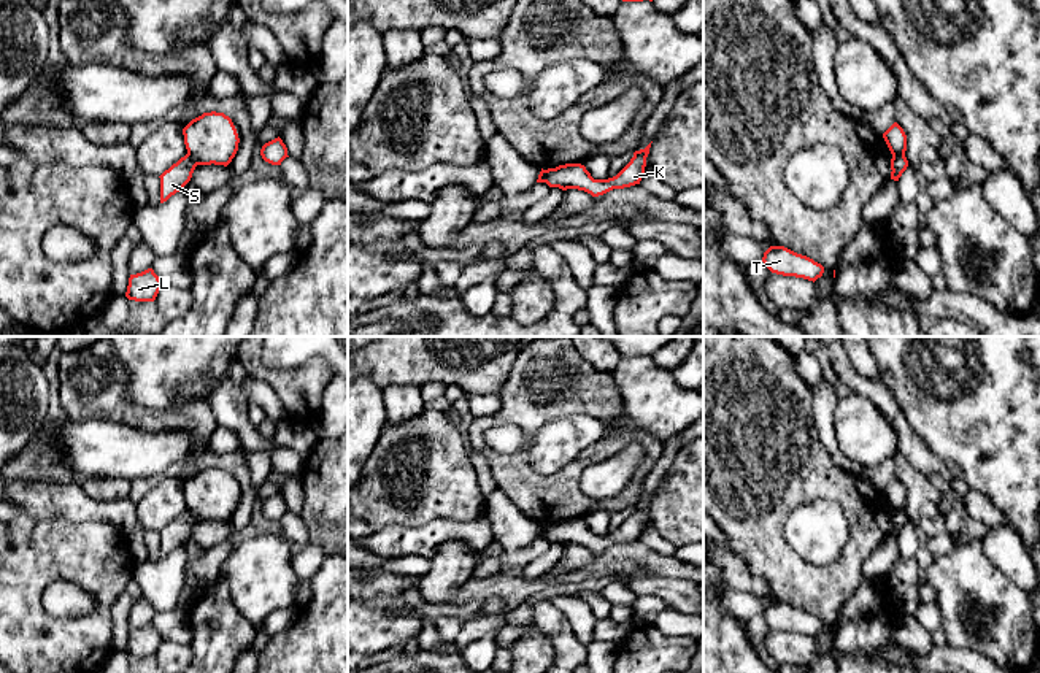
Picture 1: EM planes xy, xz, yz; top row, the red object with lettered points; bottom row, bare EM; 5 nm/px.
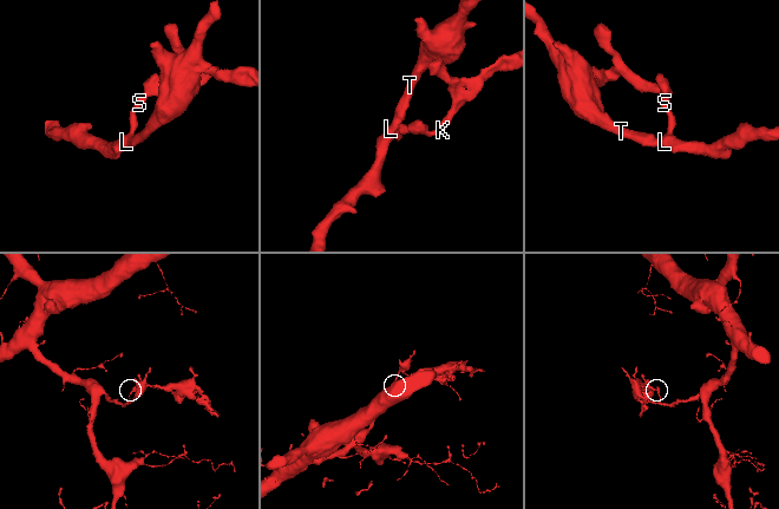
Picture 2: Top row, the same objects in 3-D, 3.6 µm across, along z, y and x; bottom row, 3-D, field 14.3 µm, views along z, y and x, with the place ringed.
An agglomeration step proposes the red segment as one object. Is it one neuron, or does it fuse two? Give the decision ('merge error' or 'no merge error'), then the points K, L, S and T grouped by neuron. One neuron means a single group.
merge error; K / L S T

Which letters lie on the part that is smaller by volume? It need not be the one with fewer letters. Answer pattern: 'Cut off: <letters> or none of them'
Cut off: K

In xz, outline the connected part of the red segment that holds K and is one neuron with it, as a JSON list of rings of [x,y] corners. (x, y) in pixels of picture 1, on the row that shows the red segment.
[[[651,143],[645,149],[635,151],[630,162],[613,178],[594,179],[584,165],[565,163],[546,170],[546,184],[549,187],[559,187],[562,190],[567,189],[584,190],[592,197],[603,195],[613,189],[624,189],[640,184],[645,175],[649,148]]]

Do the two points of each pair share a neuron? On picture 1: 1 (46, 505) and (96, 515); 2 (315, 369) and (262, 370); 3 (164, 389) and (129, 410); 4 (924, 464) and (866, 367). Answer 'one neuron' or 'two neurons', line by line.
1: one neuron
2: one neuron
3: two neurons
4: two neurons

